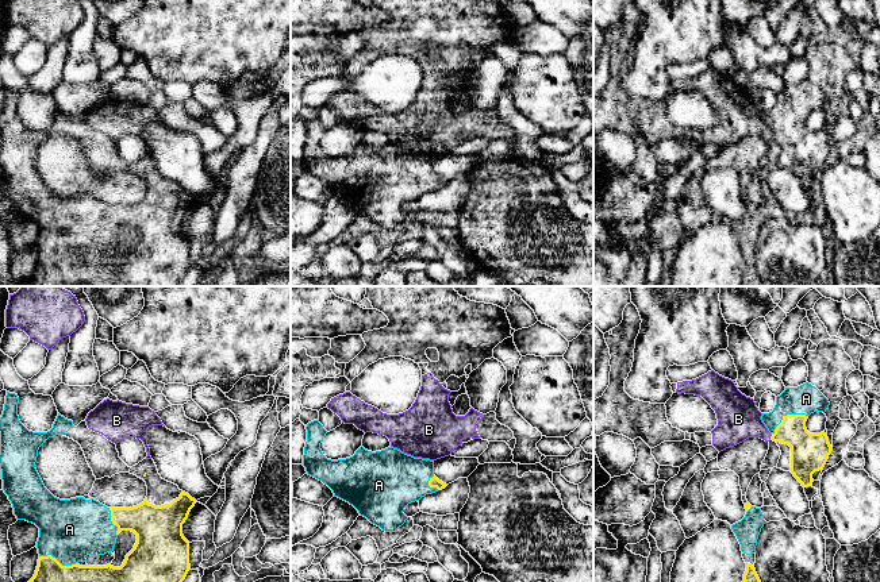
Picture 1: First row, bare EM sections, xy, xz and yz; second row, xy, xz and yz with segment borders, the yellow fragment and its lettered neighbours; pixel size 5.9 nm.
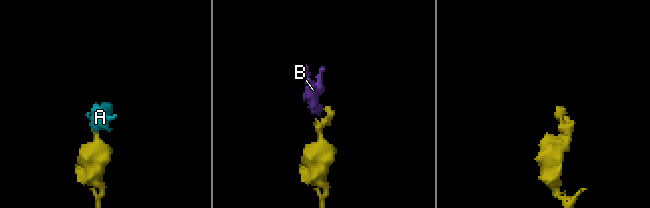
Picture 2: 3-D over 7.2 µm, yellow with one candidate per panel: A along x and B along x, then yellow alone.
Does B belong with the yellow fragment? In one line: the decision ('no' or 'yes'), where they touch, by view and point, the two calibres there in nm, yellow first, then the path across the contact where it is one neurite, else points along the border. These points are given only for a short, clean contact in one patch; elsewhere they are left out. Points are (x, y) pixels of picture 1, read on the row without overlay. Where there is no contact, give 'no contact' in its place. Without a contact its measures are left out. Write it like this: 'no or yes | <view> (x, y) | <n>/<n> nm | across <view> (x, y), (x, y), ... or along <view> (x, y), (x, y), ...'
no | yz (771, 135) | 220/260 nm | along yz (772, 133), (769, 137)

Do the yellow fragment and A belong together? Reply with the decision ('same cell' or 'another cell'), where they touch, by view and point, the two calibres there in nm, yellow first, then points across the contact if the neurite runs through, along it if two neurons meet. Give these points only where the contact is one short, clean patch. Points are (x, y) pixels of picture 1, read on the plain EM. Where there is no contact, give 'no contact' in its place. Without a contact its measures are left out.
same cell; contact yz (787, 112); calibres 200 and 180 nm

